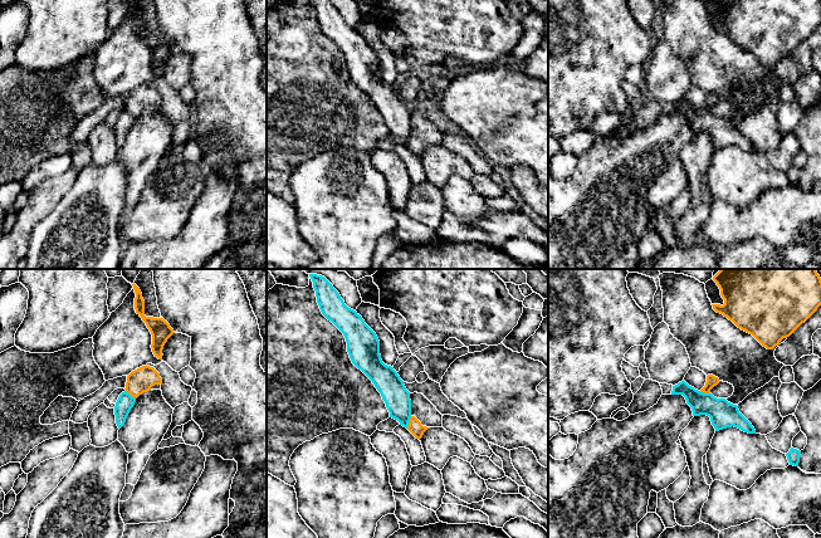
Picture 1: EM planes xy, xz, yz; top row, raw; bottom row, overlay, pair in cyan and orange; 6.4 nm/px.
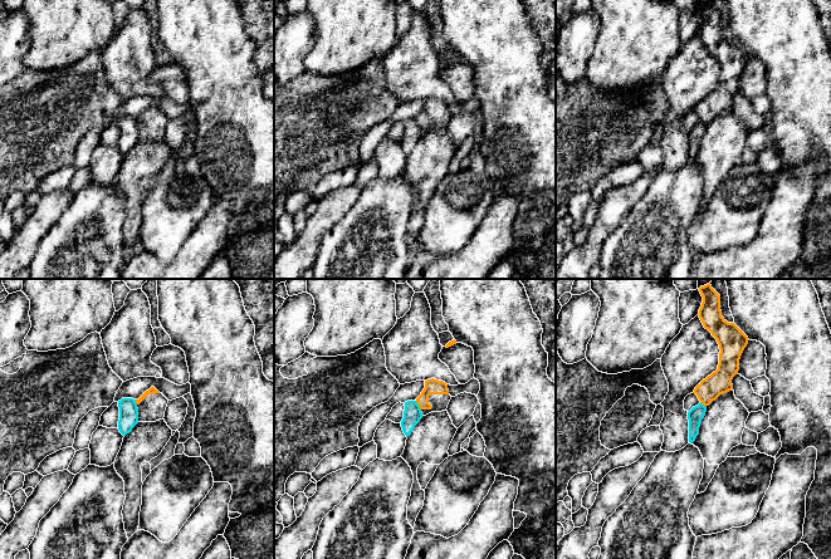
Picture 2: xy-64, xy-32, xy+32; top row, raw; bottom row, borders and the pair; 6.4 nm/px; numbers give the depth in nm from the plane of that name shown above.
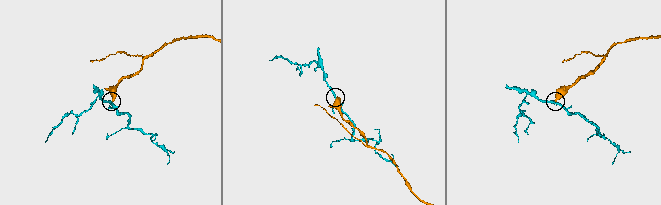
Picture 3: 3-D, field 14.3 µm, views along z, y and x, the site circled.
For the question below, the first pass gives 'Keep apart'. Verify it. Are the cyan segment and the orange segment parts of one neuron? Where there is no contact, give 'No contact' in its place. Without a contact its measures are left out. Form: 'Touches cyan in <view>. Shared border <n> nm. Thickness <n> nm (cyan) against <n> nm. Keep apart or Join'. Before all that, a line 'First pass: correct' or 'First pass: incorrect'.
First pass: correct
Touches cyan in xz. Shared border 90 nm. Thickness 160 nm (cyan) against 90 nm. Keep apart

